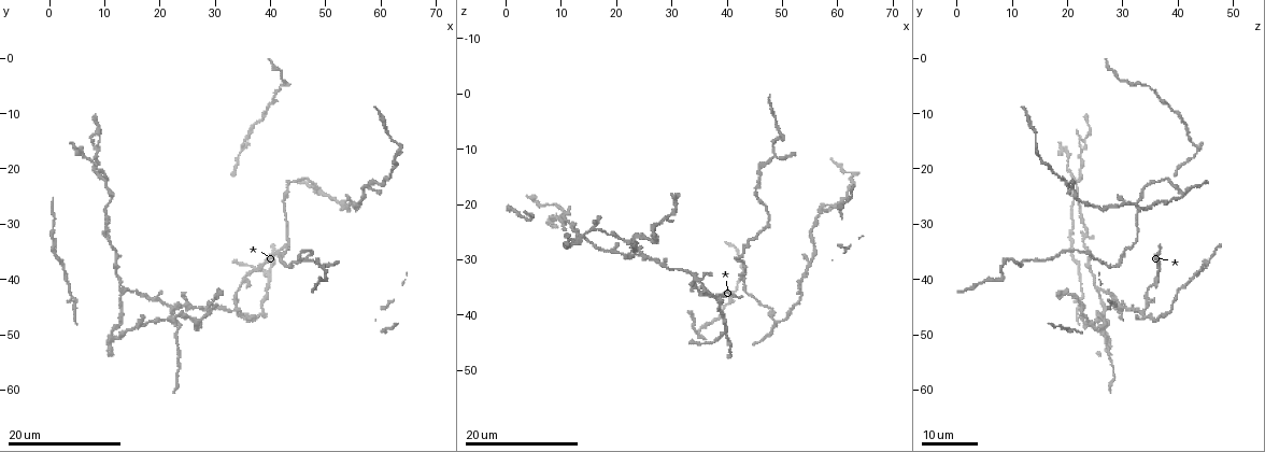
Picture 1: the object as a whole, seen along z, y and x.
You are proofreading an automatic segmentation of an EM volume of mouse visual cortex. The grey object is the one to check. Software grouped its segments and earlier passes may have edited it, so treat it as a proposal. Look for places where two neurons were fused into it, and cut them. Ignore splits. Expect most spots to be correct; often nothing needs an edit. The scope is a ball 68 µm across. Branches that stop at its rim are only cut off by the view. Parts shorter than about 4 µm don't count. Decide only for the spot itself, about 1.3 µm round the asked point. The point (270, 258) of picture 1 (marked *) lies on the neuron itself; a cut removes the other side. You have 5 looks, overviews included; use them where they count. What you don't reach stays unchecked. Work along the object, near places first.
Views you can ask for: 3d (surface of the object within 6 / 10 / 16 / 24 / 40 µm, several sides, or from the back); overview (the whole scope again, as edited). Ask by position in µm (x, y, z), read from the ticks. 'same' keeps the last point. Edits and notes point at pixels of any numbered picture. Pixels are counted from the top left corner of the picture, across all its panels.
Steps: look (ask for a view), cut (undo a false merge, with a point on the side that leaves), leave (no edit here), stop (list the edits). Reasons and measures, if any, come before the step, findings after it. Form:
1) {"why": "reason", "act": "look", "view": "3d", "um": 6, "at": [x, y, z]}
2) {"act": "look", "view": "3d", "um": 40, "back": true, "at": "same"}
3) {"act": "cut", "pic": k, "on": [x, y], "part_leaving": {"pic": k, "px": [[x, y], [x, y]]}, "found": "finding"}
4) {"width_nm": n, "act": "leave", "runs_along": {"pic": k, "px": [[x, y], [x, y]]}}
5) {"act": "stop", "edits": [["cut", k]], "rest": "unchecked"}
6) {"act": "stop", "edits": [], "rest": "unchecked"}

{"why": "three arms meet", "act": "look", "view": "3d", "um": 16, "at": [13.0, 42.0, 25.5]}

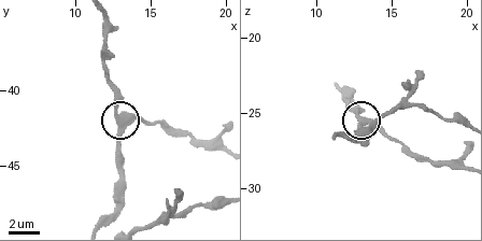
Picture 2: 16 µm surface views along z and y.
{"act": "look", "view": "3d", "um": 10, "at": [13.0, 42.2, 25.6]}

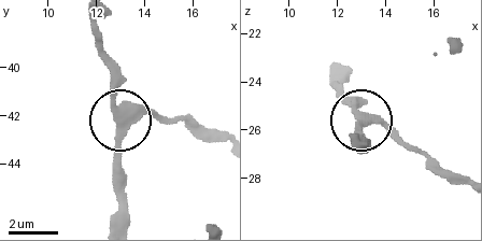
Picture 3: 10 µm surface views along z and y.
{"width_nm": 300, "act": "leave", "found": "one neuron here"}

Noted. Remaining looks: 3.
{"why": "four arms meet", "act": "look", "view": "3d", "um": 24, "at": [57.0, 23.0, 21.0]}

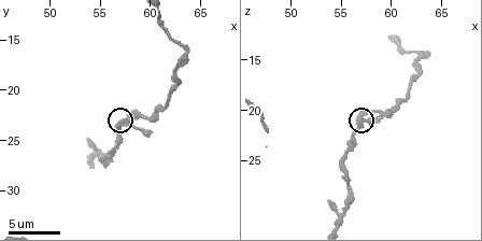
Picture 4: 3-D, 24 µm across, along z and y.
{"why": "zoom in", "act": "look", "view": "3d", "um": 10, "at": "same"}

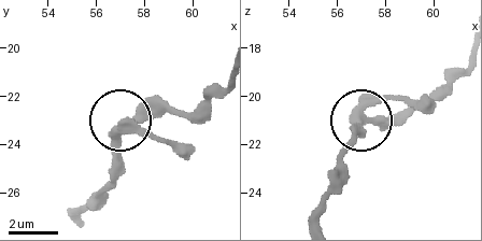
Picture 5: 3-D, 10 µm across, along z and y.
{"act": "leave", "runs_along": {"pic": 5, "px": [[80, 221], [75, 216], [111, 173], [115, 130], [167, 141]]}, "found": "all the same neuron"}

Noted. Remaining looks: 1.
{"act": "stop", "edits": [], "rest": "unchecked"}

